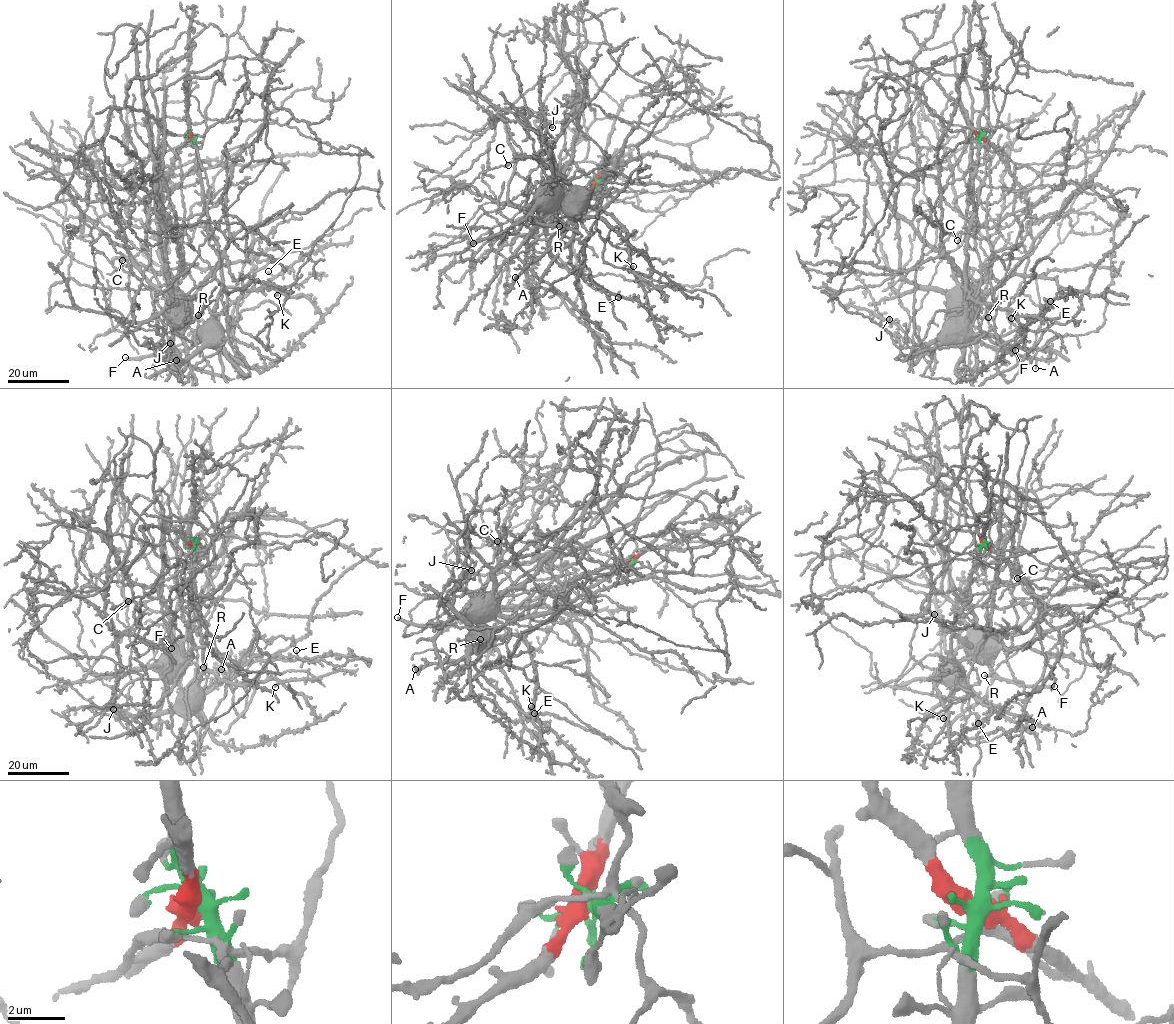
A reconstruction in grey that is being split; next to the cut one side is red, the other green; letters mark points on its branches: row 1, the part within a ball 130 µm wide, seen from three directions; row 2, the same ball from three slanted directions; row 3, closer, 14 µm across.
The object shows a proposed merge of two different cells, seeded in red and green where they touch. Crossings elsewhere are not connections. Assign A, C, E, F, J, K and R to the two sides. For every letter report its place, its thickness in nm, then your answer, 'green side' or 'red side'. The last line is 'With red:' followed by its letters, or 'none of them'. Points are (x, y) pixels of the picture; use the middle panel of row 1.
A: at (515, 277); 190 nm thick; green side
C: at (508, 165); 320 nm thick; green side
E: at (618, 297); 200 nm thick; green side
F: at (473, 243); 320 nm thick; red side
J: at (552, 127); 400 nm thick; green side
K: at (633, 266); 280 nm thick; green side
R: at (559, 226); 110 nm thick; red side
With red: F, R

